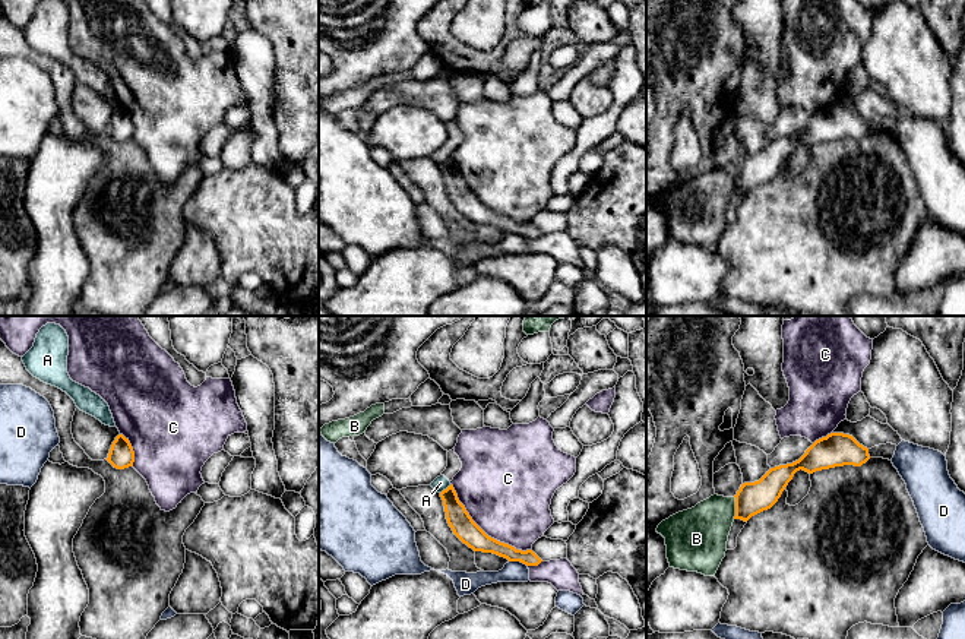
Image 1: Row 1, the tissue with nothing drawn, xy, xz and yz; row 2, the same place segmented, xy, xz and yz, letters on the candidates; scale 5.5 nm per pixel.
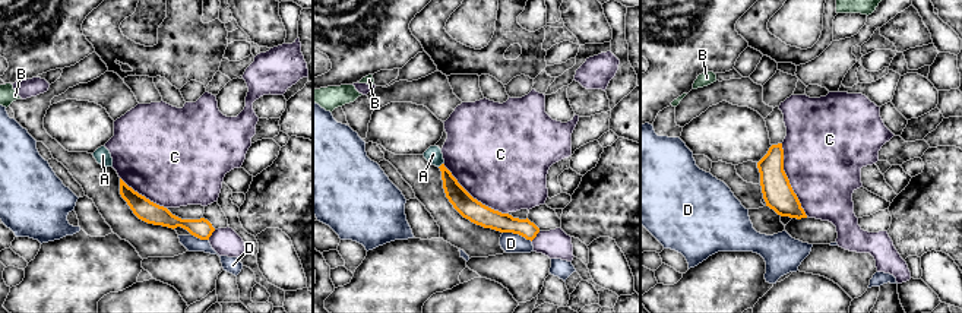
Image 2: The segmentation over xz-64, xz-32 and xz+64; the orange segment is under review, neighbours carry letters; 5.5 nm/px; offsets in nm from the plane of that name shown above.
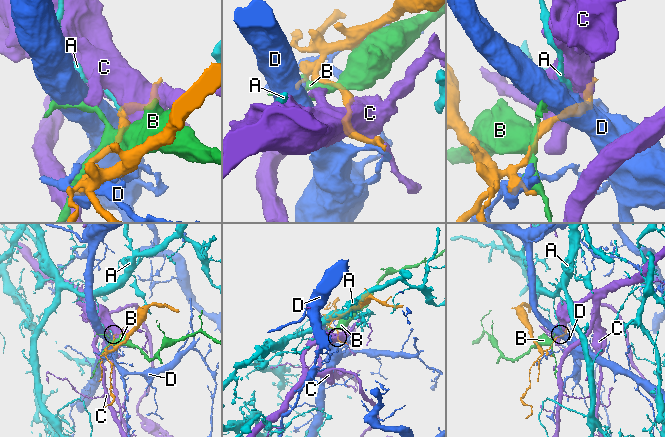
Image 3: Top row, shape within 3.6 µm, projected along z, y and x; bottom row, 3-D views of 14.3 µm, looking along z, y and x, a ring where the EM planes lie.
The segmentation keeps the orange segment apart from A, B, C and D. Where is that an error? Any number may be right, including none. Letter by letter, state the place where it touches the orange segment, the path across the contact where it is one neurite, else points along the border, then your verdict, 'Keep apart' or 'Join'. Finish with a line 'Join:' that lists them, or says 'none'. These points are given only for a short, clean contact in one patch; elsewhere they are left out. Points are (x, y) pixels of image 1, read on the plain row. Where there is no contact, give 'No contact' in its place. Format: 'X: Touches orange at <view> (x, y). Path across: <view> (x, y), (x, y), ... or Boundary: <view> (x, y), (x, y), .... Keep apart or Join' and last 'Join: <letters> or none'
A: Touches orange at xz (446, 161). Boundary: xz (451, 157), (440, 165). Keep apart
B: Touches orange at yz (736, 180). Keep apart
C: Touches orange at xz (483, 203). Keep apart
D: Touches orange at xz (518, 233). Keep apart
Join: none

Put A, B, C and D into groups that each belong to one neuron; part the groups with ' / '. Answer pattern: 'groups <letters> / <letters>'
groups A / B / C / D

